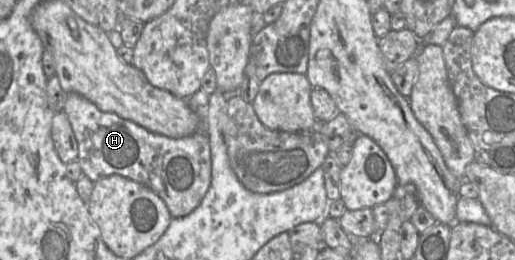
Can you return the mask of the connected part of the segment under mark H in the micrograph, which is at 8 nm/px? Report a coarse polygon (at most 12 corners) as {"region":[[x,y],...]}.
{"region":[[77,93],[63,111],[94,183],[139,182],[172,218],[211,182],[202,120],[170,138]]}

